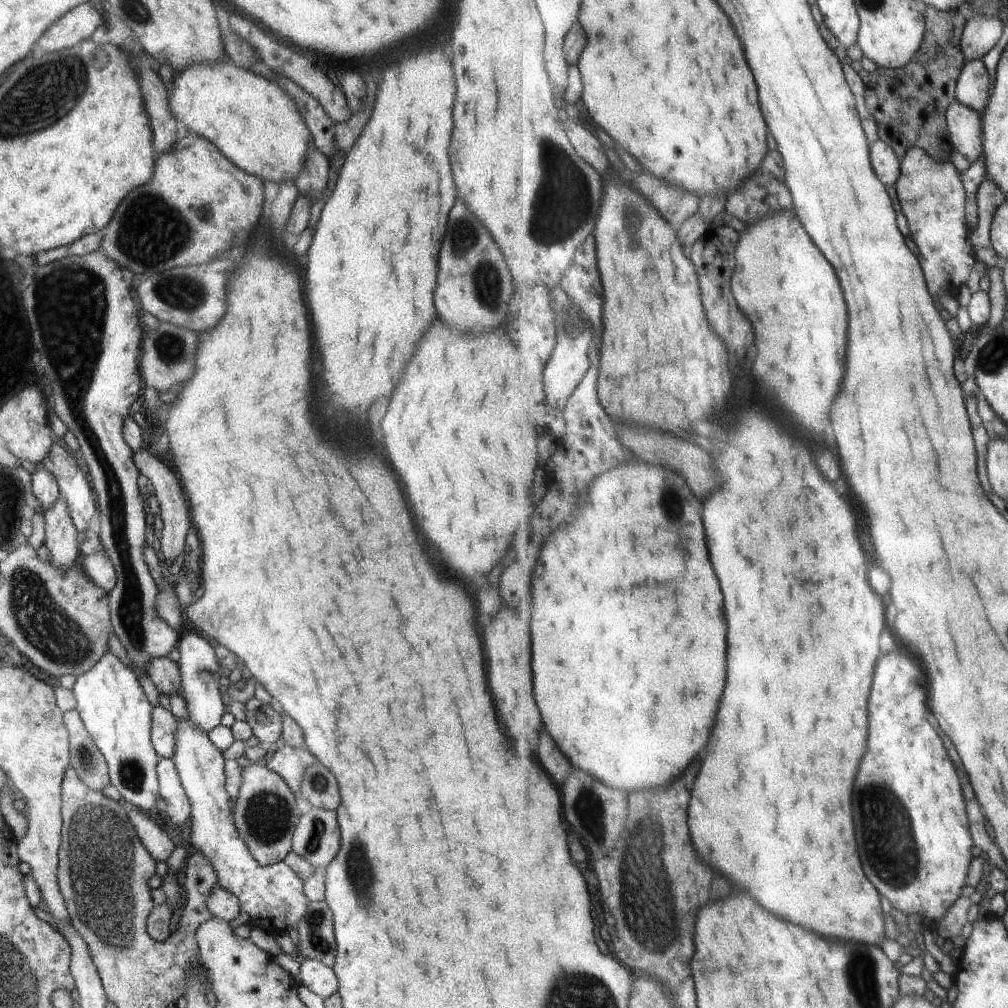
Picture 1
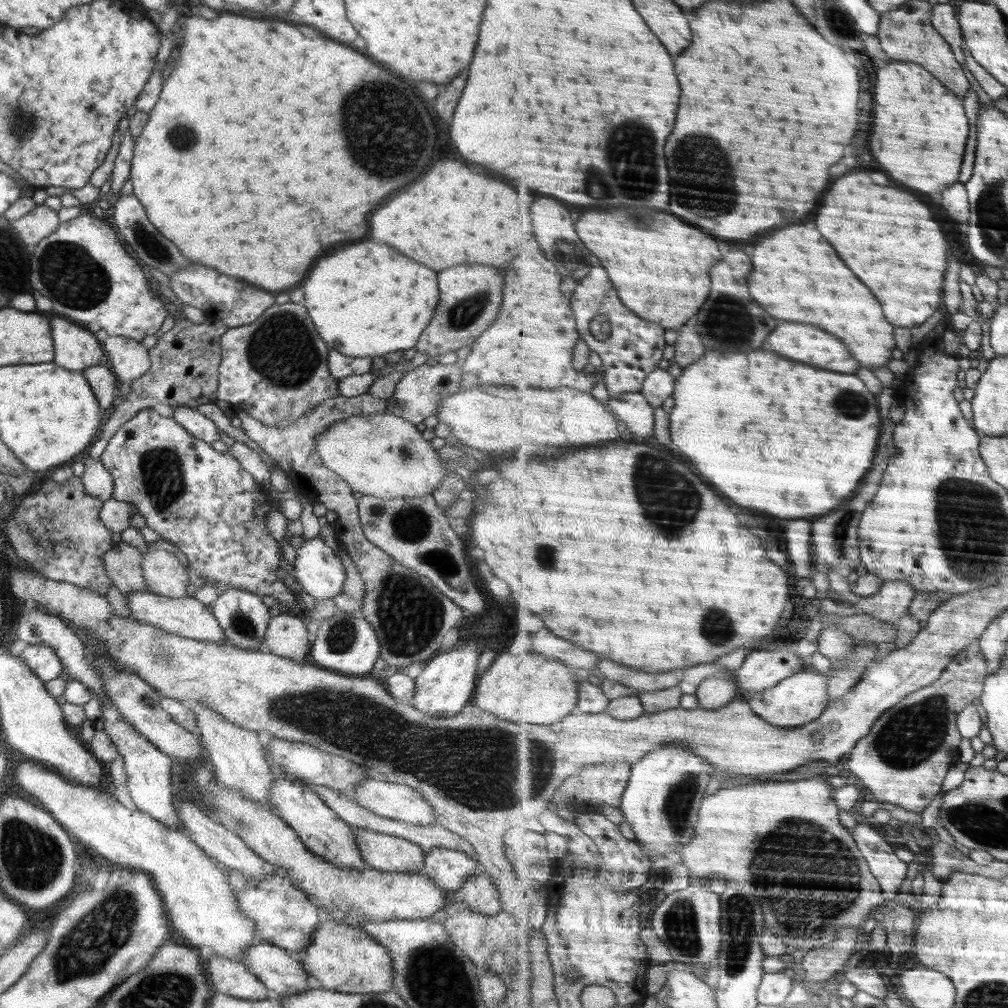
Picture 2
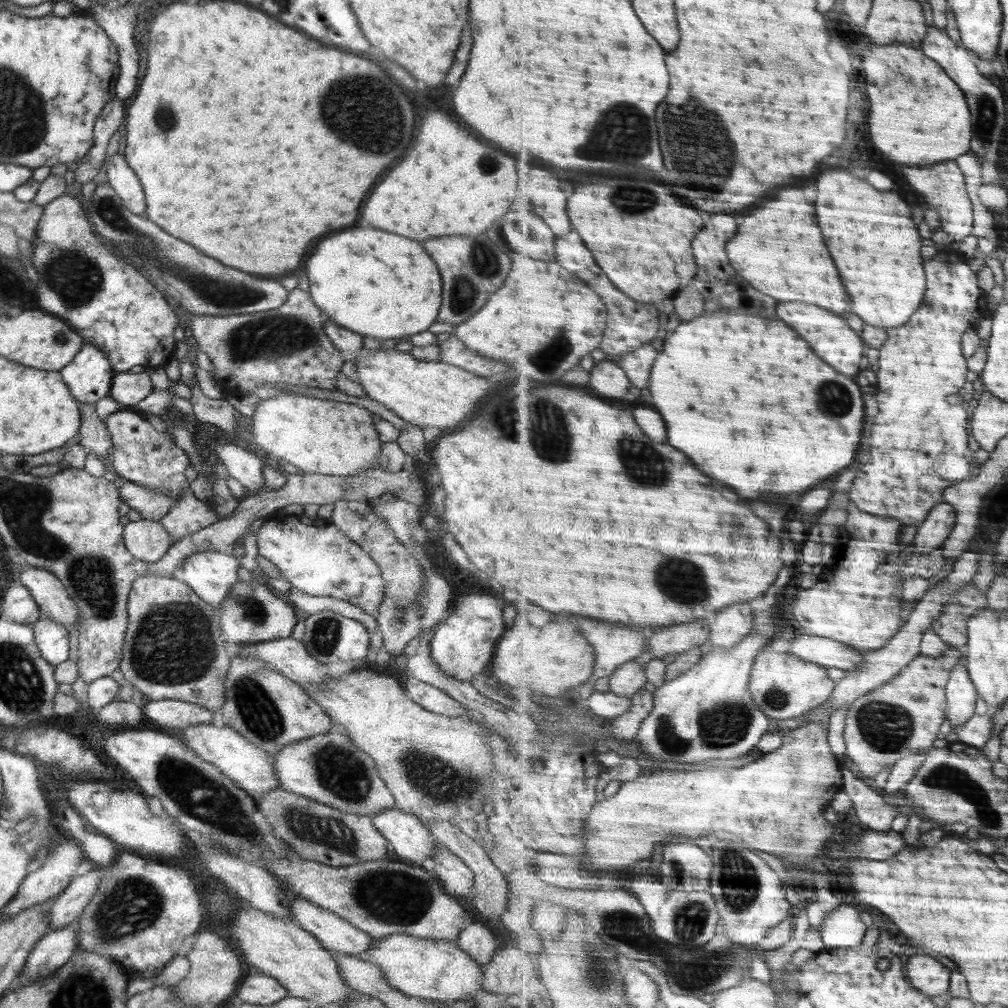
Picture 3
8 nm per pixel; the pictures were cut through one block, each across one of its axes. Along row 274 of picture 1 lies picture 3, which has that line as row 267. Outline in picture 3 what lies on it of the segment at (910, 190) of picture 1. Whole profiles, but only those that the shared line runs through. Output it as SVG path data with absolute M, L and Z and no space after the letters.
M944 250L944 254L928 262L926 268L928 300L924 300L920 312L906 326L888 329L888 342L880 349L878 390L874 395L882 412L875 417L878 422L874 423L871 445L867 450L871 457L867 456L862 461L860 474L849 492L858 508L876 516L902 520L904 525L914 525L918 529L934 508L946 501L947 488L973 478L979 471L980 463L970 448L972 411L961 404L950 404L948 396L961 394L968 382L970 364L963 349L964 336L973 329L978 330L981 320L990 313L990 296L980 288L978 274L972 270L968 260Z

